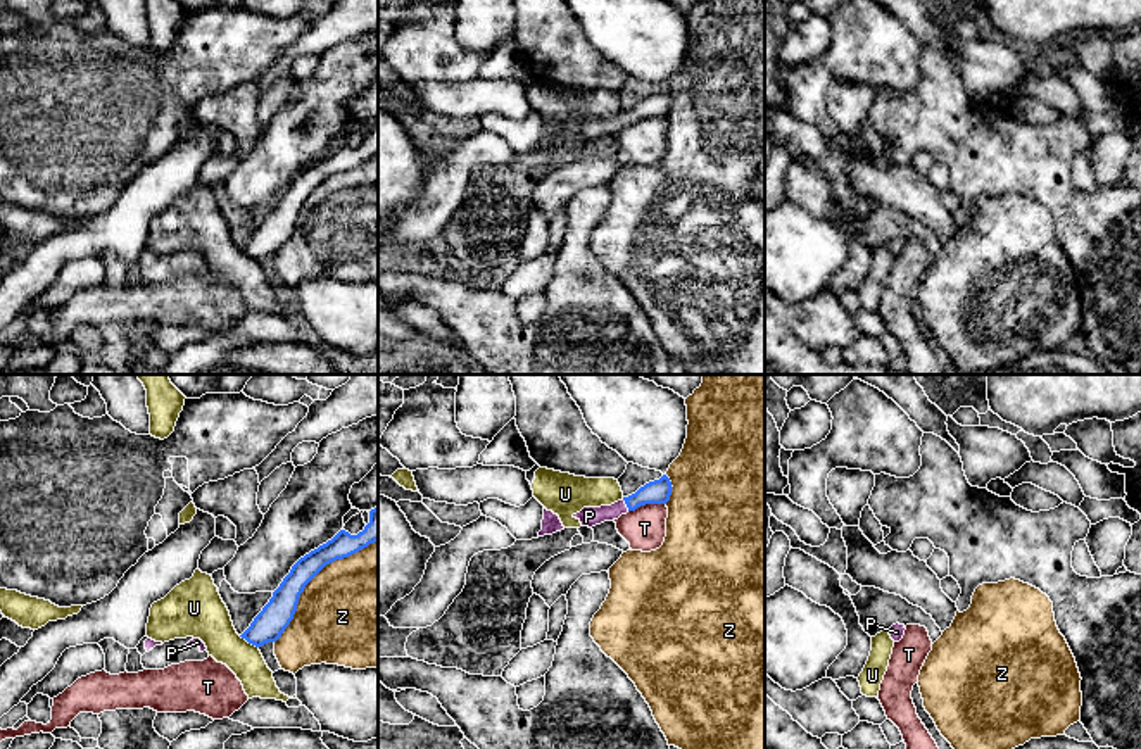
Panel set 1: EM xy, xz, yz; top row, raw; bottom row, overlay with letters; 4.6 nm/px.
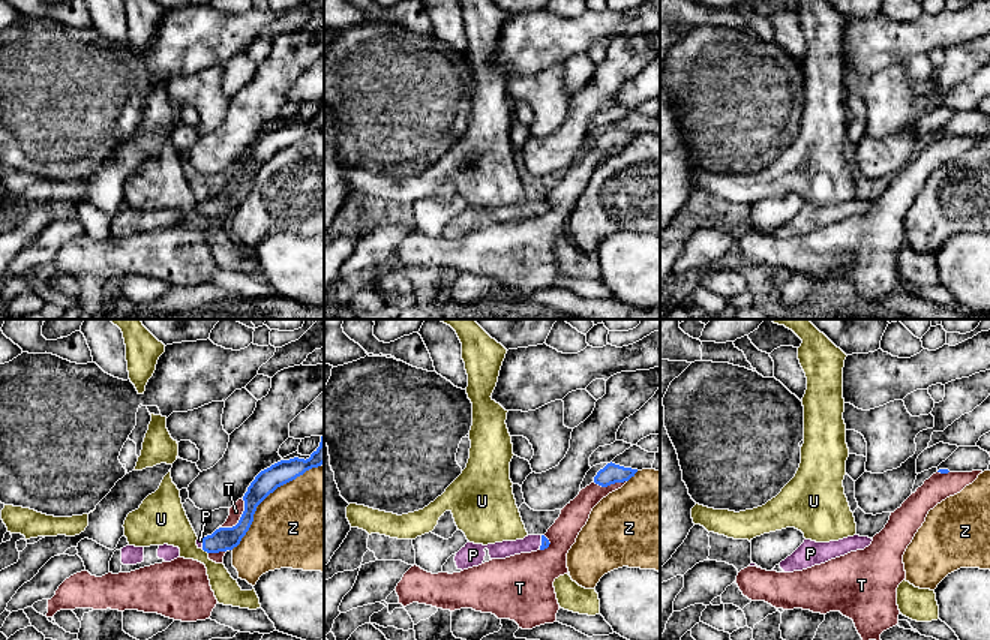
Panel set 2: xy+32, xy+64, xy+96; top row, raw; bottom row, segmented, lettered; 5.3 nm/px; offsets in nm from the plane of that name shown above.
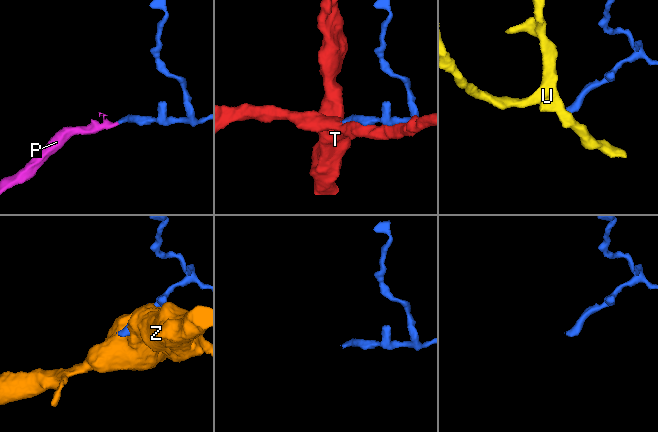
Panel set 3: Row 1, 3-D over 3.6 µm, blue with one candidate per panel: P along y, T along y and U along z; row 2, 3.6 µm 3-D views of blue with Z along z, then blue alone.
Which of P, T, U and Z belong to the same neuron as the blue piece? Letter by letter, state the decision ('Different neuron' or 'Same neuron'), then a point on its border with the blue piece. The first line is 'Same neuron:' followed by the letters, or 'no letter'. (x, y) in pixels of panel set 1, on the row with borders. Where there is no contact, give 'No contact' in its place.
Same neuron: P
P: Same neuron. Touches blue at xz (625, 503)
T: Different neuron. Touches blue at xz (646, 503)
U: Different neuron. Touches blue at xy (249, 642)
Z: Different neuron. Touches blue at xy (313, 577)

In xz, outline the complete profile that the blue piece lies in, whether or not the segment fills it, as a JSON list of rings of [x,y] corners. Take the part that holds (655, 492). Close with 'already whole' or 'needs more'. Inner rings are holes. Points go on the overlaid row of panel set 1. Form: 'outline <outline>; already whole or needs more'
outline [[[663,475],[659,480],[646,483],[635,494],[623,497],[611,506],[583,507],[580,513],[573,514],[573,518],[577,518],[582,526],[592,528],[604,521],[618,519],[621,514],[635,511],[646,504],[666,504],[670,500],[671,488],[670,478]]]; needs more

